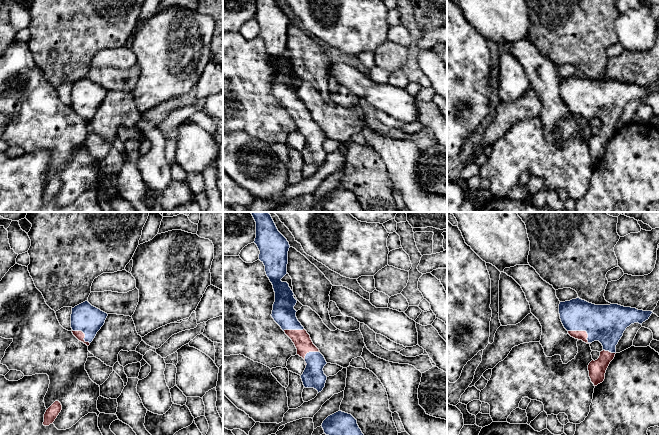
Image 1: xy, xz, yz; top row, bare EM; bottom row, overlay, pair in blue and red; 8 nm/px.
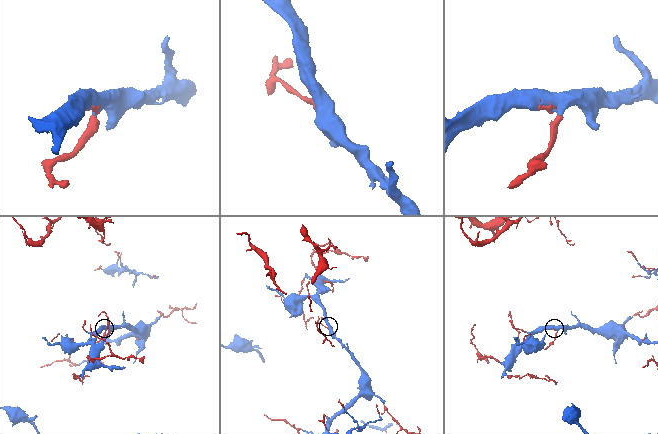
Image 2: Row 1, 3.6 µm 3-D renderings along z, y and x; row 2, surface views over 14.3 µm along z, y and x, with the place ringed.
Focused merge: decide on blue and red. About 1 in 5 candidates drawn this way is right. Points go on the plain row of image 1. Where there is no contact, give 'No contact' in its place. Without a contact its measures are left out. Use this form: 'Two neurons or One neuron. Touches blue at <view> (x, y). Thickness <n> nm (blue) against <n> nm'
One neuron. Touches blue at yz (583, 106). Thickness 300 nm (blue) against 80 nm

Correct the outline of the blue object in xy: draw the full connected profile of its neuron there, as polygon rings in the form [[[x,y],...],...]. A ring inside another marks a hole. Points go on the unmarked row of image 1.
[[[85,77],[74,84],[71,90],[71,104],[73,111],[87,122],[95,114],[97,108],[104,101],[108,90]]]

